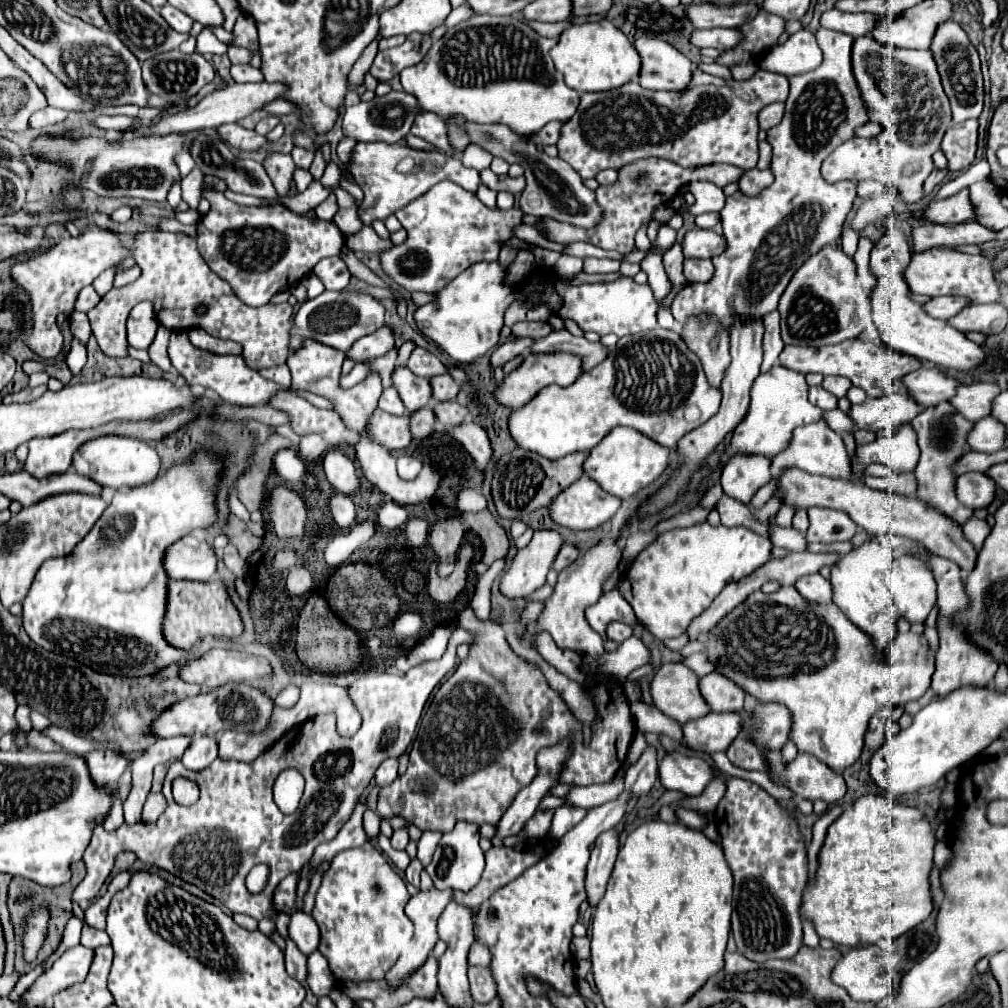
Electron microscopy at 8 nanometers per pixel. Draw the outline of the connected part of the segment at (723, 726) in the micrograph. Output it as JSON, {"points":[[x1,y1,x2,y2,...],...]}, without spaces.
{"points":[[709,713,697,721,683,725,685,743,689,745,689,749,701,753,727,751,741,729,743,719,739,713]]}

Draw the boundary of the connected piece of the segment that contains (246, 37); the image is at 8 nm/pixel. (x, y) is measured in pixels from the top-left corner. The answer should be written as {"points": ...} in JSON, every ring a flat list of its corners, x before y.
{"points":[[247,13,239,15,237,23,235,23,235,45,247,47,251,51,259,51,259,37,257,37,257,25,255,19]]}

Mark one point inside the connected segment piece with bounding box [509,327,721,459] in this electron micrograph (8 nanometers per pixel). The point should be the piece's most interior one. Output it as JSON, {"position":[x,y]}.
{"position":[651,381]}

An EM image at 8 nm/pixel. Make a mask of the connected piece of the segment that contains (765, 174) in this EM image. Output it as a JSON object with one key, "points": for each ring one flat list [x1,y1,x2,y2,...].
{"points":[[751,169,745,171,743,179,739,181,739,191,747,197,755,197,759,195,765,187,769,187,773,183,773,173,771,171,759,171,759,169]]}

